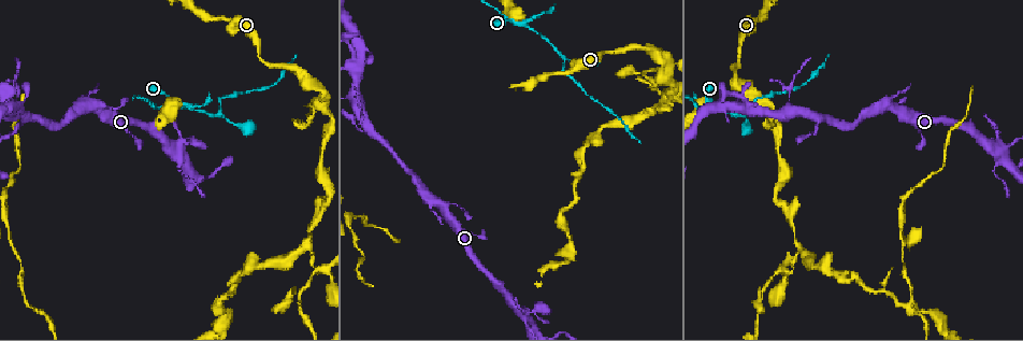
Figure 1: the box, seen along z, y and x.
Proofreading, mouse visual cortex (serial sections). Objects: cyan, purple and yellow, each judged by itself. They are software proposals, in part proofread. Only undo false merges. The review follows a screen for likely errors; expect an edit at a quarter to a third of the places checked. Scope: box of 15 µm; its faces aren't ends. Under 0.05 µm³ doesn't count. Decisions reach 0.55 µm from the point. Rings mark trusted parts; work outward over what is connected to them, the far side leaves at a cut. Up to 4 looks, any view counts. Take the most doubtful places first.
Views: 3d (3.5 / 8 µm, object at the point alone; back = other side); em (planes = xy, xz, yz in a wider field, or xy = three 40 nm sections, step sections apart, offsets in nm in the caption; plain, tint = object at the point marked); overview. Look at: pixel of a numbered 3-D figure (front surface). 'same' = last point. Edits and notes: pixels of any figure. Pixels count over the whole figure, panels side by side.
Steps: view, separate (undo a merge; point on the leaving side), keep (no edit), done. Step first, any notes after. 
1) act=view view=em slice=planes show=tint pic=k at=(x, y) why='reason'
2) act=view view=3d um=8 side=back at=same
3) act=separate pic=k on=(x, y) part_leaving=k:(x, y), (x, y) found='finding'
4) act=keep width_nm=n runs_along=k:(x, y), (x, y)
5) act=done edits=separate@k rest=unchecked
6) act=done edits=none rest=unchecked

act=view view=3d um=3.5 pic=1 at=(530, 27) why='sharp bend'

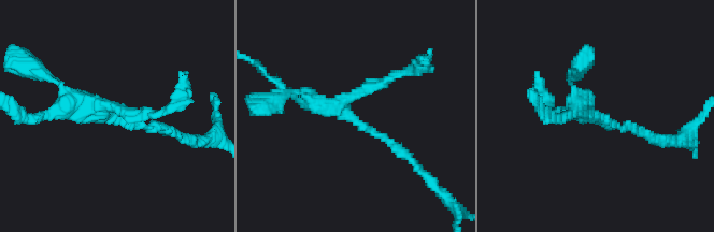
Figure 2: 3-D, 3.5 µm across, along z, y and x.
act=view view=em slice=planes show=tint pic=2 at=(597, 116)

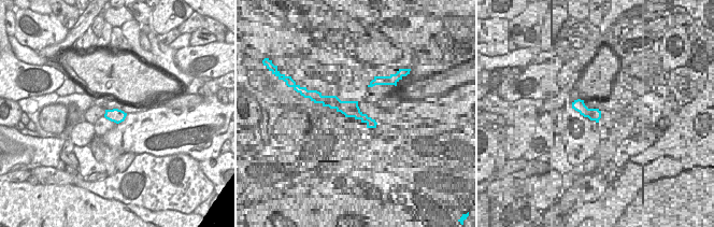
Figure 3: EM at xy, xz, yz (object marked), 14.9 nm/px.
act=keep runs_along=2:(297, 93), (340, 107), (409, 157) found='continuous, no second cell'

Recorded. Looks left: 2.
act=view view=3d um=3.5 pic=1 at=(564, 55) why='three arms meet'

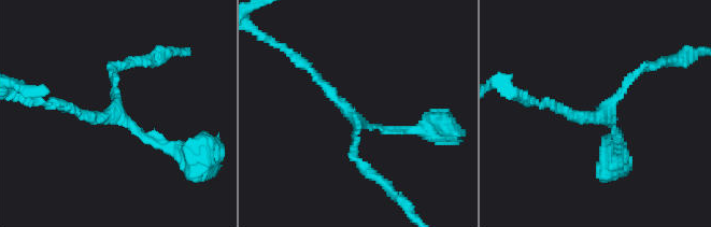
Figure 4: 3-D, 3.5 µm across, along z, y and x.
act=view view=em slice=xy step=2 show=tint pic=4 at=(111, 111) arms=3 arm_widths_nm=100,150,150

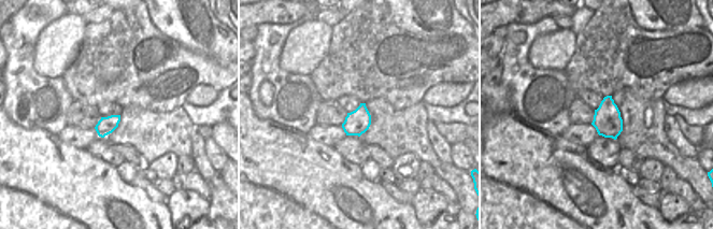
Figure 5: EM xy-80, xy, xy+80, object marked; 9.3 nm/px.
act=keep width_nm=220 runs_along=4:(308, 67), (351, 116), (384, 129), (410, 129) found='one cell here'

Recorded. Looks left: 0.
act=done edits=none rest=unchecked

